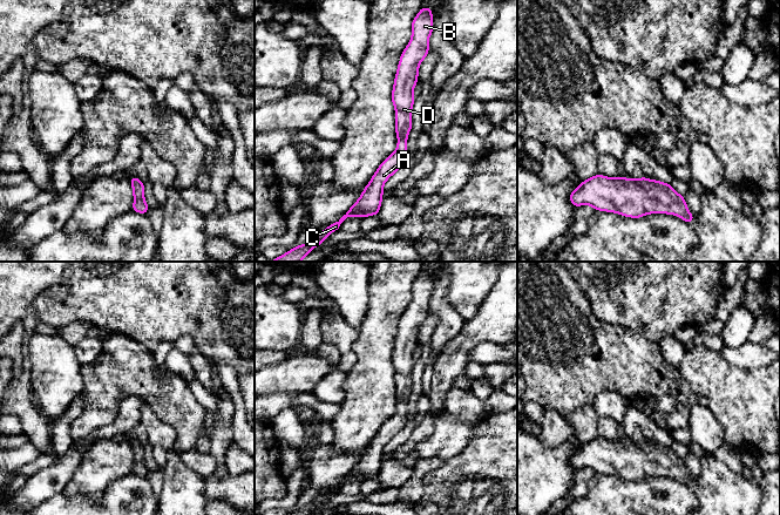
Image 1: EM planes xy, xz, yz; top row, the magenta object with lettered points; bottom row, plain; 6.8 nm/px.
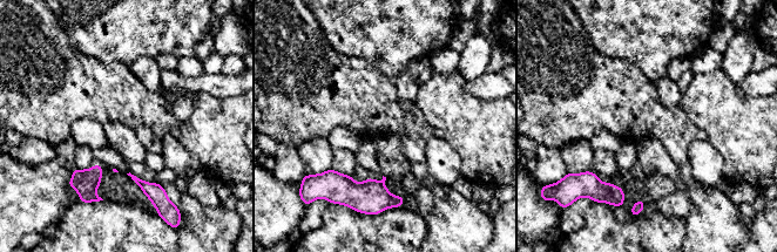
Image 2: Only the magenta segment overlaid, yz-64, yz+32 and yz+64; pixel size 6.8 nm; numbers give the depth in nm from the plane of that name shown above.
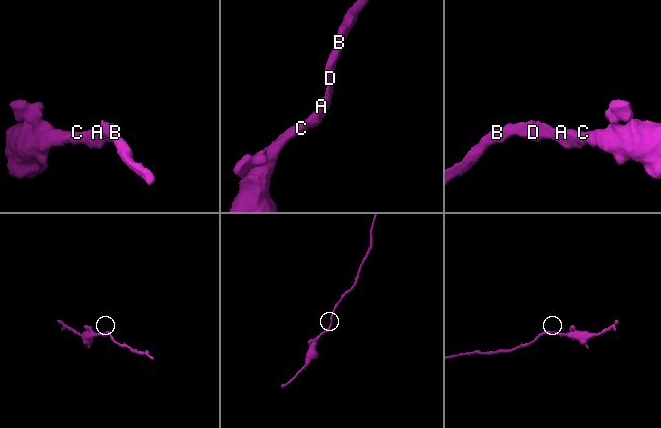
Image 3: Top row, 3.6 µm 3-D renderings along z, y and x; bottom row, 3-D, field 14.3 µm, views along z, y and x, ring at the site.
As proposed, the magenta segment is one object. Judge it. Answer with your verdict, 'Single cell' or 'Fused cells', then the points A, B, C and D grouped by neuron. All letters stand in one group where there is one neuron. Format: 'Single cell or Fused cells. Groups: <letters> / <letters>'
Single cell. Groups: A B C D

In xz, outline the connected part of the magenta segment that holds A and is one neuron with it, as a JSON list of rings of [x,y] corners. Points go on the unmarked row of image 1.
[[[422,270],[412,285],[412,301],[401,316],[395,337],[392,364],[395,371],[396,413],[379,428],[371,445],[364,452],[359,462],[337,484],[320,494],[310,506],[297,508],[287,515],[311,515],[320,508],[347,480],[367,480],[378,477],[382,465],[385,445],[395,436],[407,423],[407,399],[412,392],[413,352],[419,344],[419,328],[429,313],[429,299],[433,294],[432,271]]]

